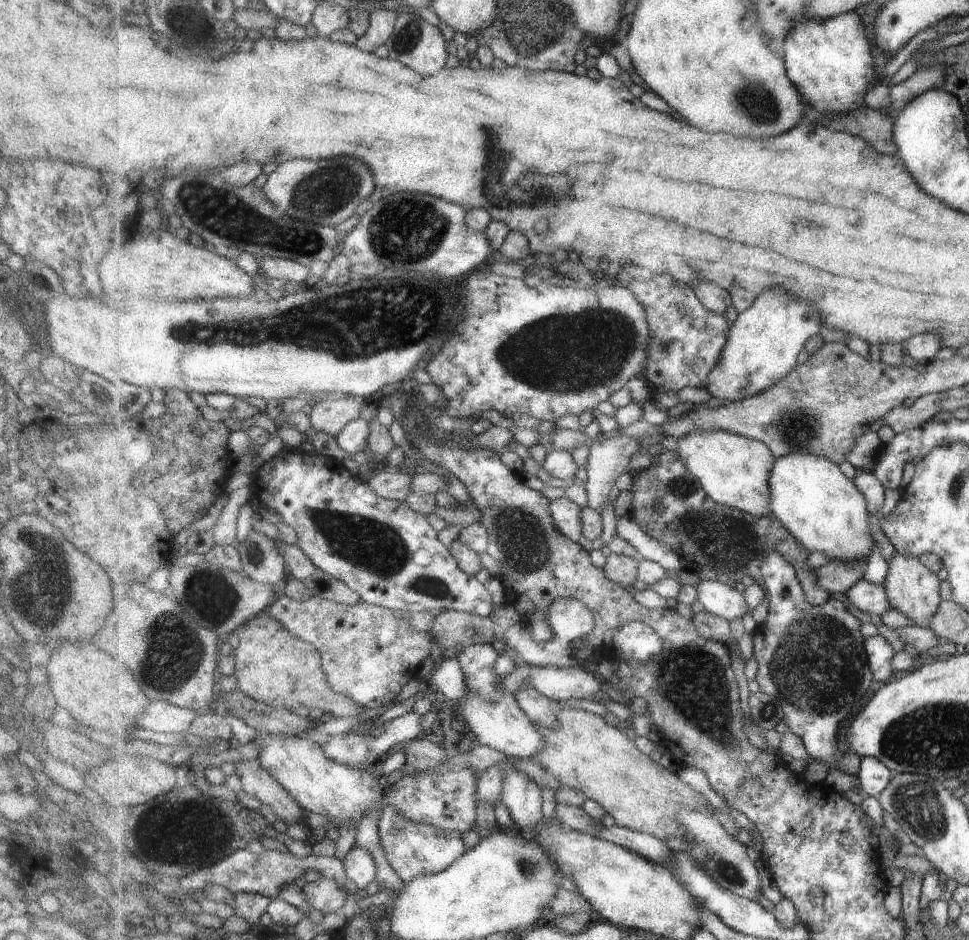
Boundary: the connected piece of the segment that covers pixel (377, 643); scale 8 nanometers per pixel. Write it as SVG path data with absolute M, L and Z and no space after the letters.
M279 593L273 600L271 607L267 606L267 614L276 618L297 638L310 642L321 653L323 662L323 672L327 676L327 682L331 690L341 694L363 705L367 710L379 711L383 704L393 702L401 694L403 687L407 686L409 680L416 676L416 670L425 657L430 656L431 643L434 639L429 632L415 630L411 624L403 617L401 610L391 610L381 606L369 604L361 600L359 604L341 604L325 600L319 595L305 598L303 601L289 598L289 596Z

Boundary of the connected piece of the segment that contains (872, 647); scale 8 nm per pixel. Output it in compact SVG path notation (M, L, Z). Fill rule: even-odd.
M875 635L866 638L865 650L878 685L887 683L893 674L893 658L896 655L893 646L882 635Z

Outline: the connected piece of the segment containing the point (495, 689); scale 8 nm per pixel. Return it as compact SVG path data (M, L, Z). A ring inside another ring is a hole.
M481 643L468 645L457 657L469 686L469 694L455 701L457 716L478 737L479 745L494 748L511 757L531 760L545 746L545 738L541 736L537 724L521 708L515 694L509 694L501 688L501 678L495 672L499 652L491 644Z

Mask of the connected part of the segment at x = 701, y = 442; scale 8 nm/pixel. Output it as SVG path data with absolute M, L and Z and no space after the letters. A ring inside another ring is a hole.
M727 430L691 432L678 440L678 454L690 476L715 502L763 518L775 516L771 510L771 470L776 458L763 441Z

